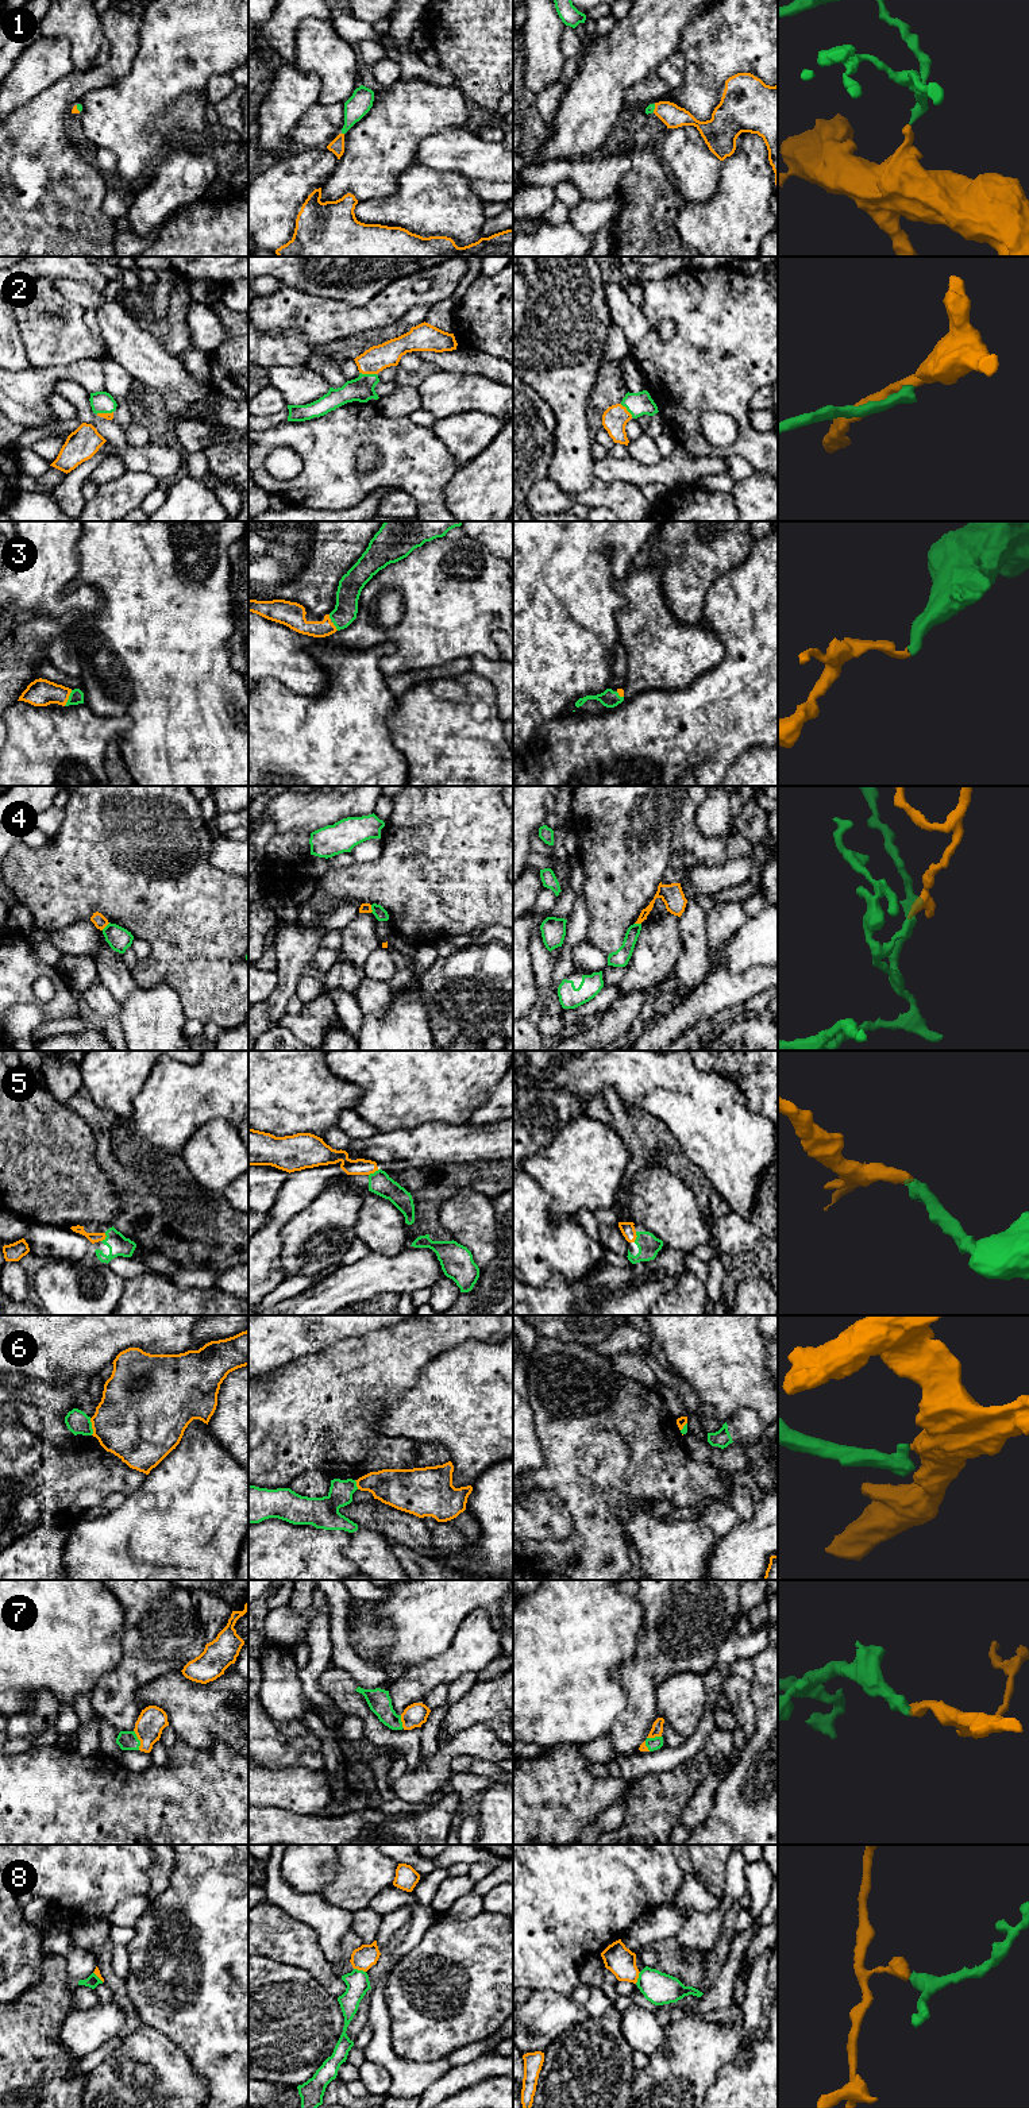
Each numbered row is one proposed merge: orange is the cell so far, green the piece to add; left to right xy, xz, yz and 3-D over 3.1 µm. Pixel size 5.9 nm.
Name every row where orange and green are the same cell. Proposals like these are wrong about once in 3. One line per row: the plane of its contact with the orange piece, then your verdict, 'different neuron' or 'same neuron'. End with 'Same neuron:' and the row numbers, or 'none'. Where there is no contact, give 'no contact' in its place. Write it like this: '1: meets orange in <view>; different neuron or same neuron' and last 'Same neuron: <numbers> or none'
1: meets orange in yz; same neuron
2: meets orange in xz; same neuron
3: meets orange in xy; same neuron
4: meets orange in xy; different neuron
5: meets orange in yz; same neuron
6: meets orange in xy; different neuron
7: meets orange in xy; same neuron
8: meets orange in xz; different neuron
Same neuron: 1, 2, 3, 5, 7

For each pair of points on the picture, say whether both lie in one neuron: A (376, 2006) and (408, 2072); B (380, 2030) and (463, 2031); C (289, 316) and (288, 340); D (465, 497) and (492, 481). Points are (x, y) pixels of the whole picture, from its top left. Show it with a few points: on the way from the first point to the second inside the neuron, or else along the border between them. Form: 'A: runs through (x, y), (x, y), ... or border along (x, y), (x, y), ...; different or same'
A: runs through (380, 2023), (381, 2049), (390, 2058); same
B: border along (384, 1999), (388, 2007), (392, 2049), (404, 2058); different
C: border along (262, 330), (269, 334), (297, 330), (315, 346); different
D: runs through (471, 496), (477, 496), (485, 488); same

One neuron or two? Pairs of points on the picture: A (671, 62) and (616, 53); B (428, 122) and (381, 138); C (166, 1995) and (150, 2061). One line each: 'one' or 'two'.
A: two
B: one
C: two

